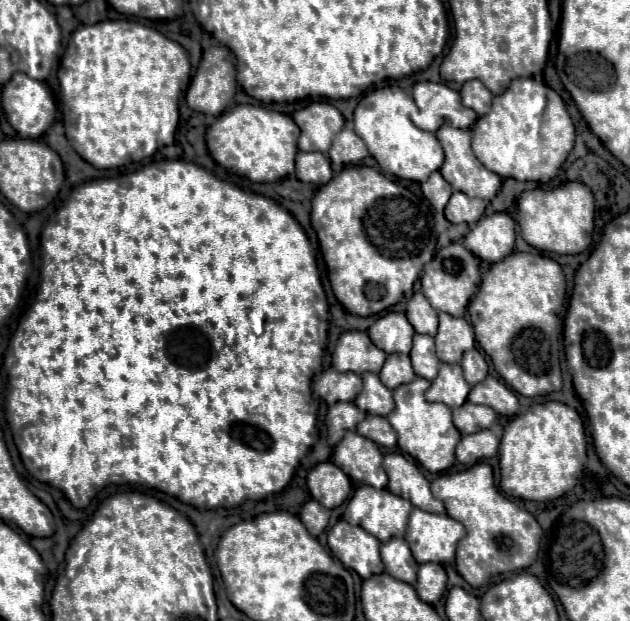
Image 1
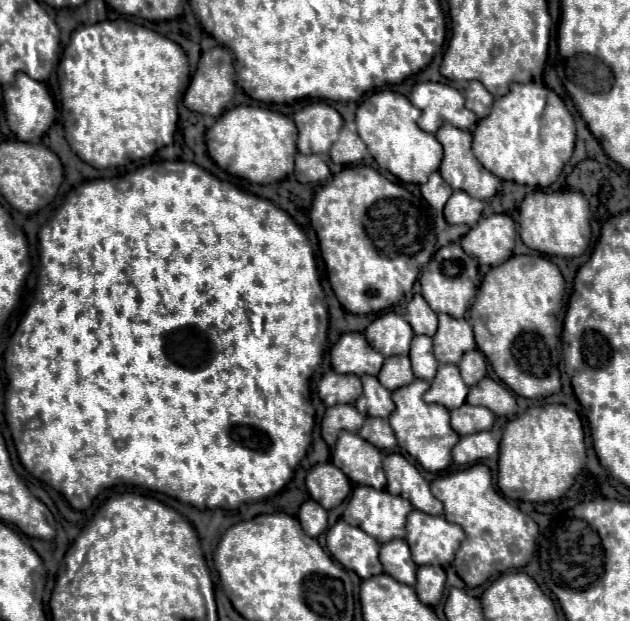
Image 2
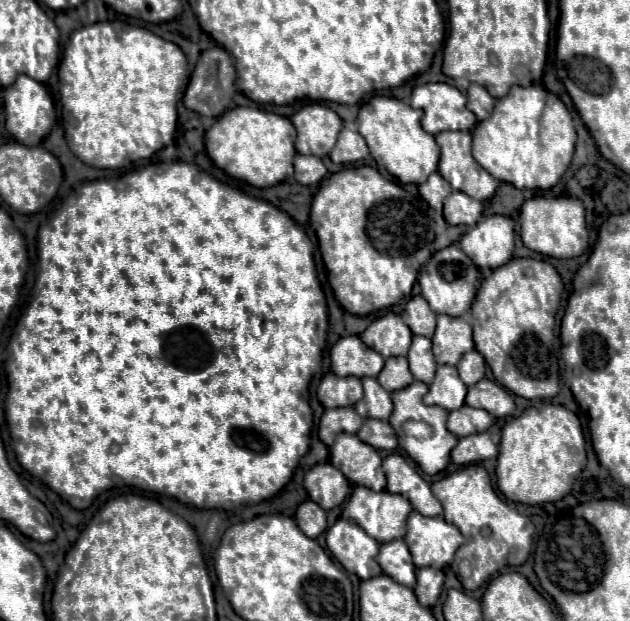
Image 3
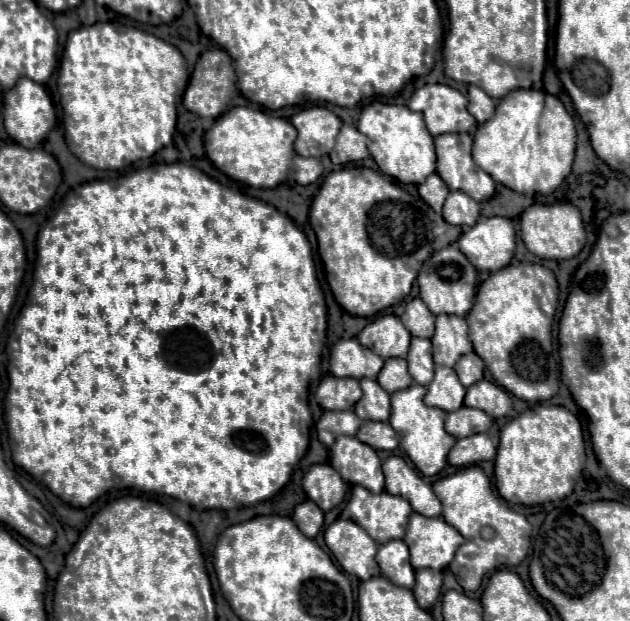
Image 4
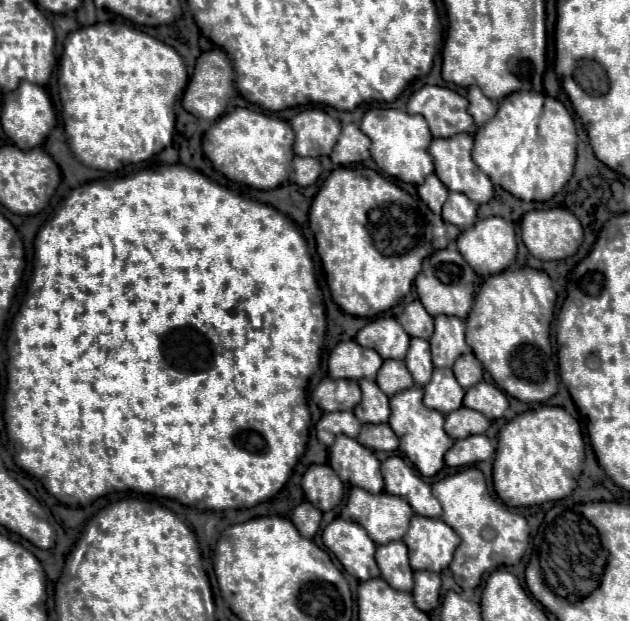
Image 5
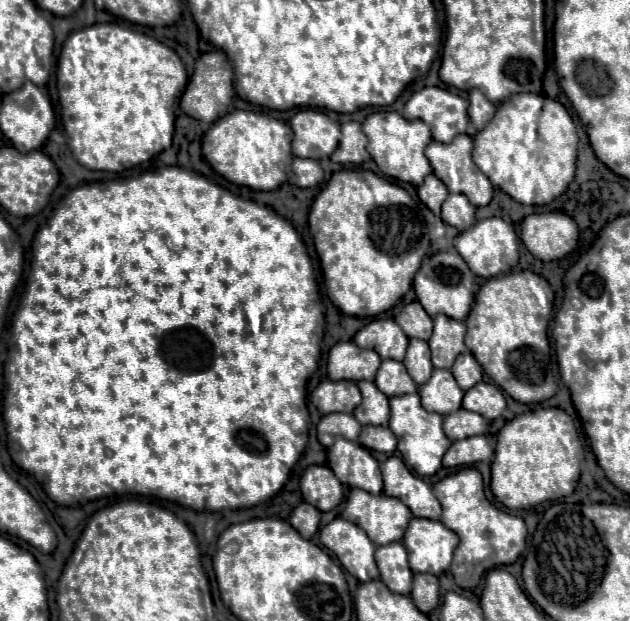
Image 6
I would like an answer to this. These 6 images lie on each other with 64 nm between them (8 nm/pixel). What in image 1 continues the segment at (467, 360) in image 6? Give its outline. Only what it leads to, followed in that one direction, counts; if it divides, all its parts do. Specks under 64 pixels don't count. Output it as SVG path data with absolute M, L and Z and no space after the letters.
M476 348L464 354L460 366L462 366L464 378L466 378L466 382L468 382L470 386L476 386L476 384L478 384L480 380L484 380L486 374L488 374L488 364L486 364L482 352L476 350Z

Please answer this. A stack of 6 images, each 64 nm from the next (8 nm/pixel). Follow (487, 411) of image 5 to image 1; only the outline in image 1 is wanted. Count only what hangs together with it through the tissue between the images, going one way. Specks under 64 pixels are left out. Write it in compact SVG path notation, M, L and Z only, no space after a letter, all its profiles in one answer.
M486 376L480 384L472 386L468 400L472 404L484 404L490 406L494 412L502 416L514 416L518 412L518 398L516 394L498 378Z

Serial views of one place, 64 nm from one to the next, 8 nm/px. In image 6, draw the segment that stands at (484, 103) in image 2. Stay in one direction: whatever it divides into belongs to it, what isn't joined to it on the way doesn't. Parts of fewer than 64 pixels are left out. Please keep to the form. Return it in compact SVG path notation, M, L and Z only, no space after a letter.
M472 90L468 100L470 100L470 108L468 108L470 124L474 130L482 130L492 120L496 106L480 90Z

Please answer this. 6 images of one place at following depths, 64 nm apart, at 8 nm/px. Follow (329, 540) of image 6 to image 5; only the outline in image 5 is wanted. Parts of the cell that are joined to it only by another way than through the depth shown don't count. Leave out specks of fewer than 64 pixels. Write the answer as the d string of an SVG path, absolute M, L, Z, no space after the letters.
M336 518L324 528L322 542L340 560L350 576L362 582L380 576L380 570L374 562L376 544L368 538L360 524Z

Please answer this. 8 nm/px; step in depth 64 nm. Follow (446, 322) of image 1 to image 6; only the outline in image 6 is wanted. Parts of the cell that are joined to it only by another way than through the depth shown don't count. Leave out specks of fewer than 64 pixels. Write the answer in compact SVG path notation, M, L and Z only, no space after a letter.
M444 314L434 318L434 334L428 340L434 368L450 368L456 356L466 352L464 336L466 336L464 322L452 320Z

